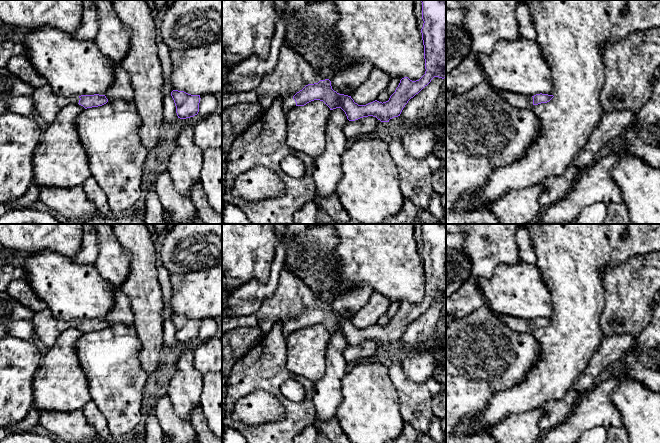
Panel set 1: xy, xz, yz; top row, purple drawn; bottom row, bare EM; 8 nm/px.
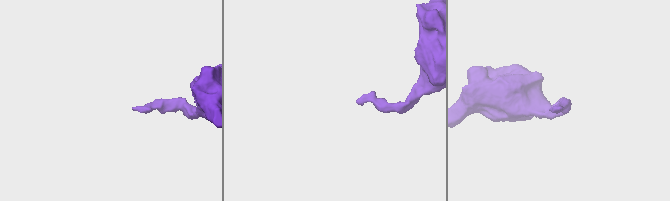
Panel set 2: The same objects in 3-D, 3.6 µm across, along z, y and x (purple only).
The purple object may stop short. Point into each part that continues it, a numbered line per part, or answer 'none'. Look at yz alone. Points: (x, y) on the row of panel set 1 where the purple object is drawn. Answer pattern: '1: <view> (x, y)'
1: yz (519, 101)

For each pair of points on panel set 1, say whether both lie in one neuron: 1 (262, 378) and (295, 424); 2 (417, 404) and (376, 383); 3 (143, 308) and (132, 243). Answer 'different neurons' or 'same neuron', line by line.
1: same neuron
2: different neurons
3: same neuron

